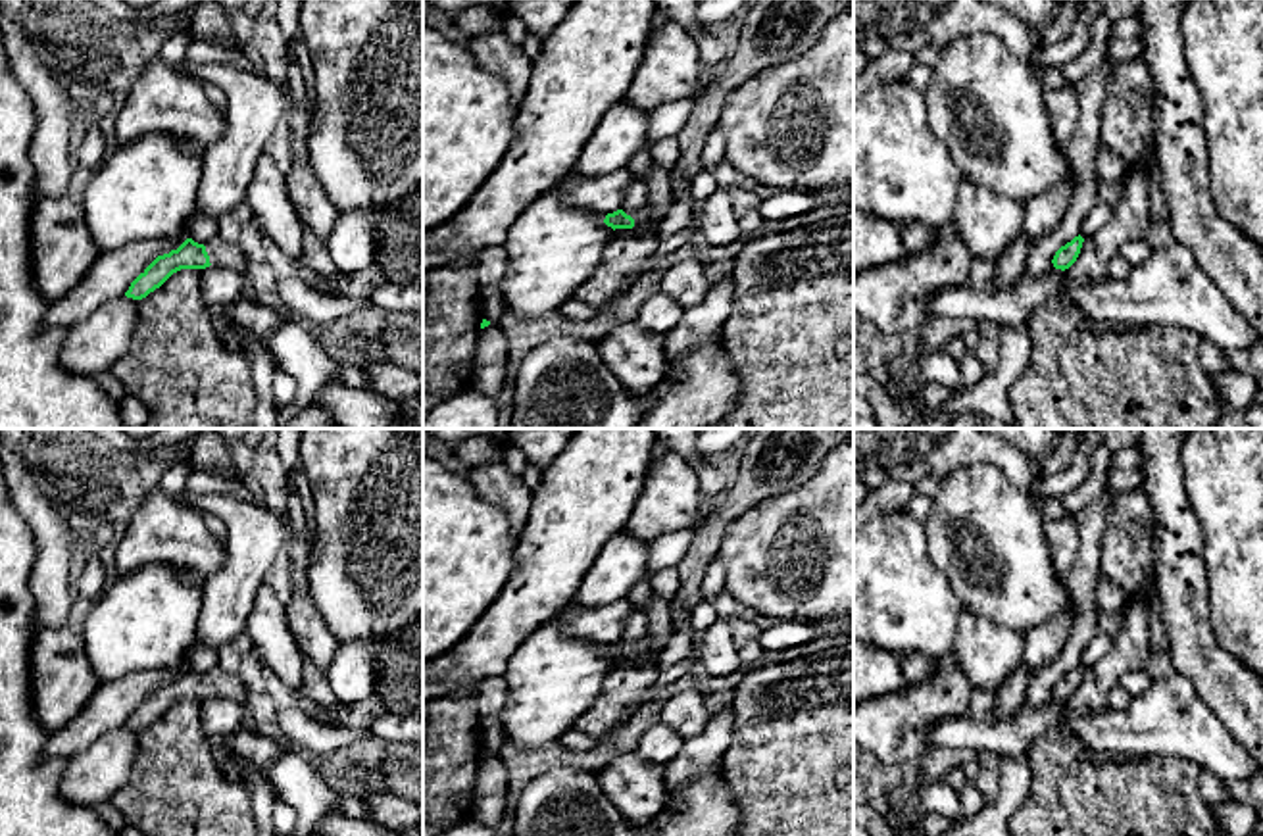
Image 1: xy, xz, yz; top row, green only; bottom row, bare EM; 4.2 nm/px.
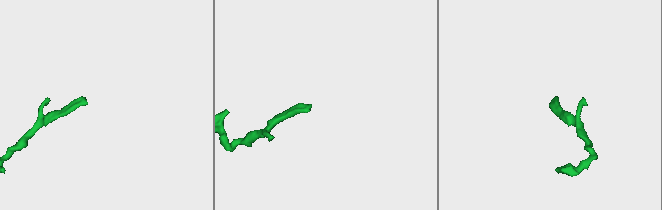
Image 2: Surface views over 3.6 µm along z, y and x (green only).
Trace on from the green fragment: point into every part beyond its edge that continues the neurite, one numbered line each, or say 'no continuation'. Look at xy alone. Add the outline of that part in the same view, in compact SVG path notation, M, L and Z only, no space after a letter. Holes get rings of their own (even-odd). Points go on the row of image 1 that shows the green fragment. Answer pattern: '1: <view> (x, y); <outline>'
1: xy (231, 256); M213 236L204 246L211 265L221 265L227 269L235 269L240 275L246 275L246 269L248 269L246 254L236 242L229 244L219 236Z

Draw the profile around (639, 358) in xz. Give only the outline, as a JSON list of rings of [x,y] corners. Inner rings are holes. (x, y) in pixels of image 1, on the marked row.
[[[625,321],[598,342],[606,365],[634,396],[650,394],[667,369],[665,336]]]

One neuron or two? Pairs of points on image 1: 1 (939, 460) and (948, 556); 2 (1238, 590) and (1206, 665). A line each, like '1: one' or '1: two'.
1: two
2: two

